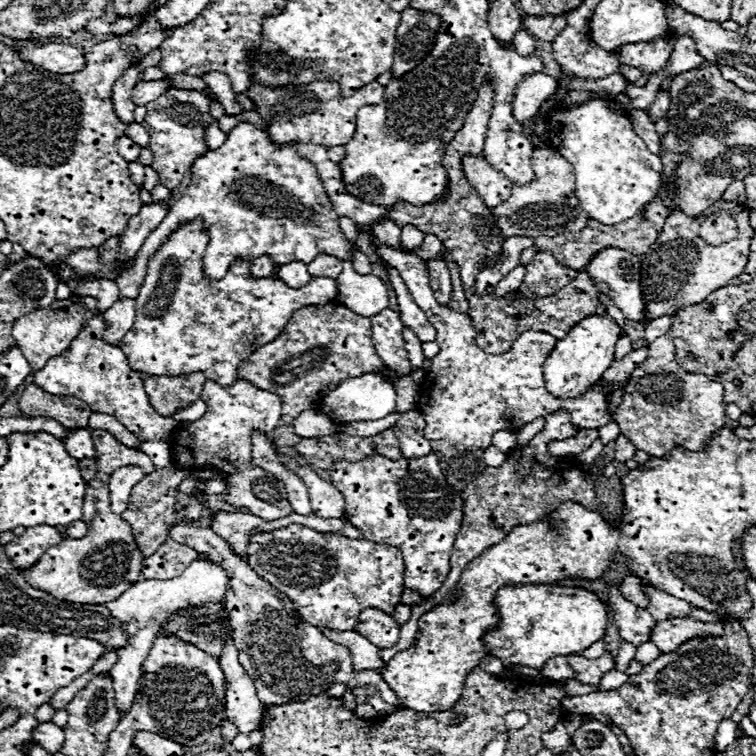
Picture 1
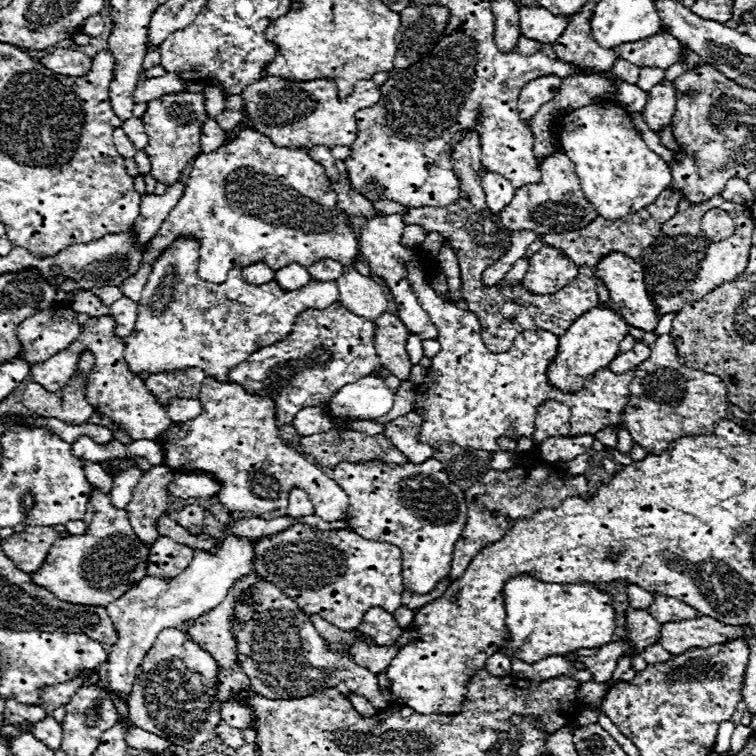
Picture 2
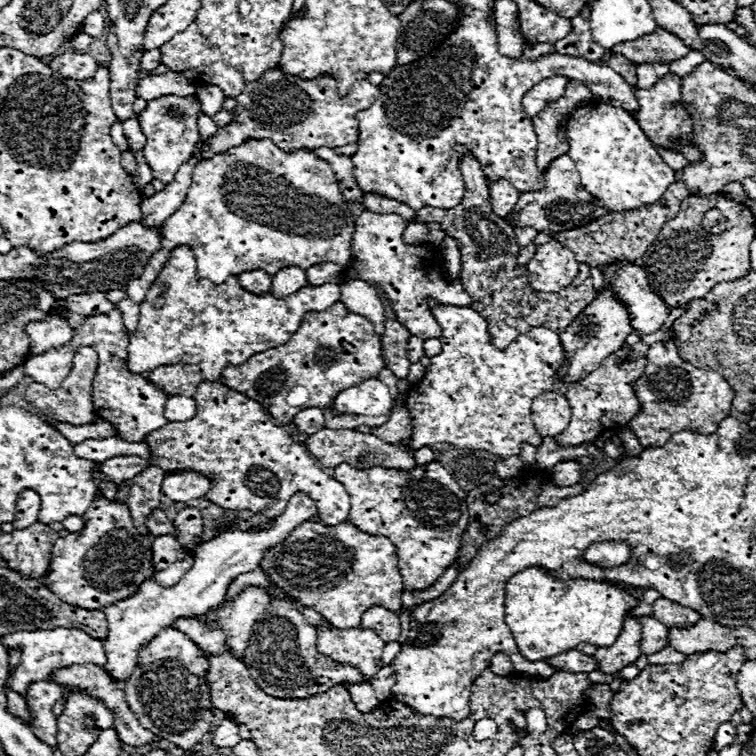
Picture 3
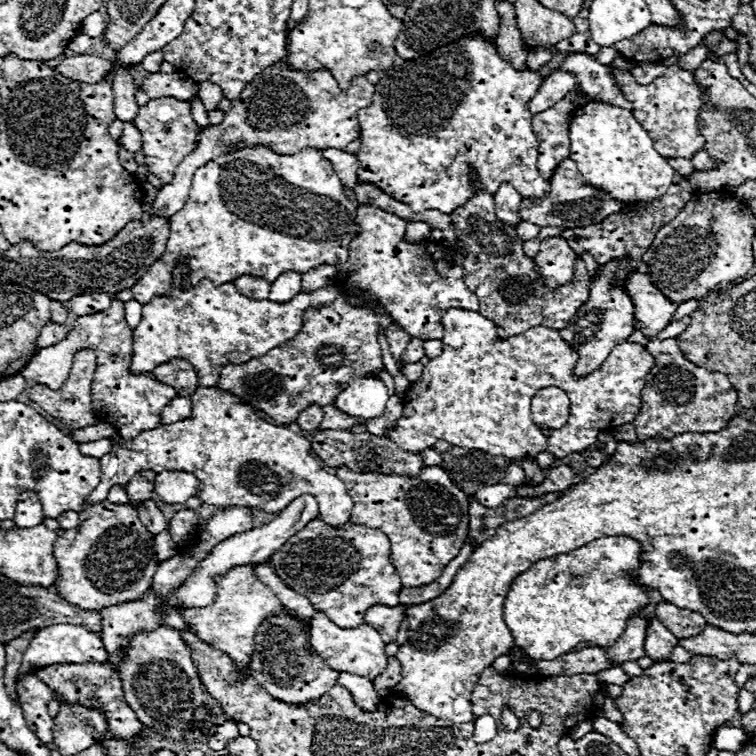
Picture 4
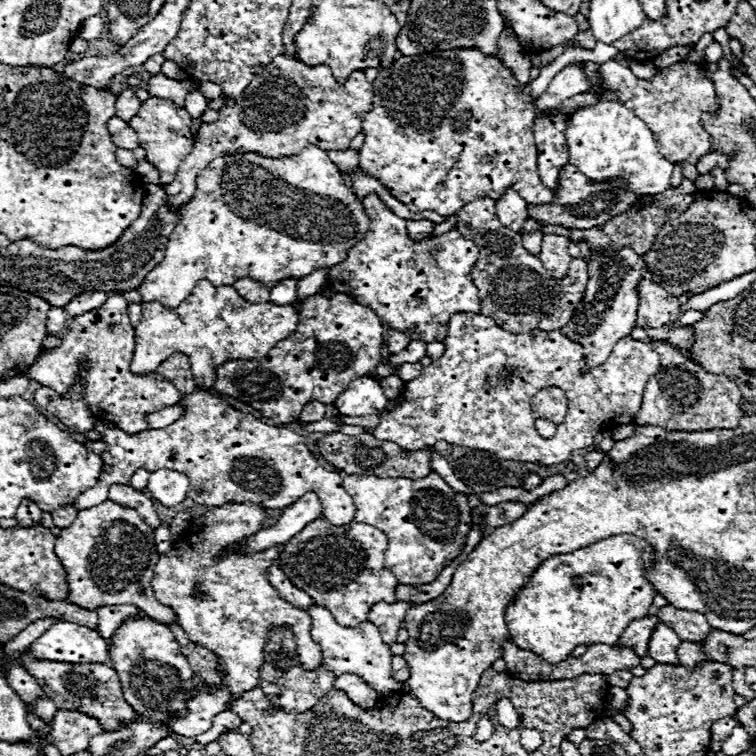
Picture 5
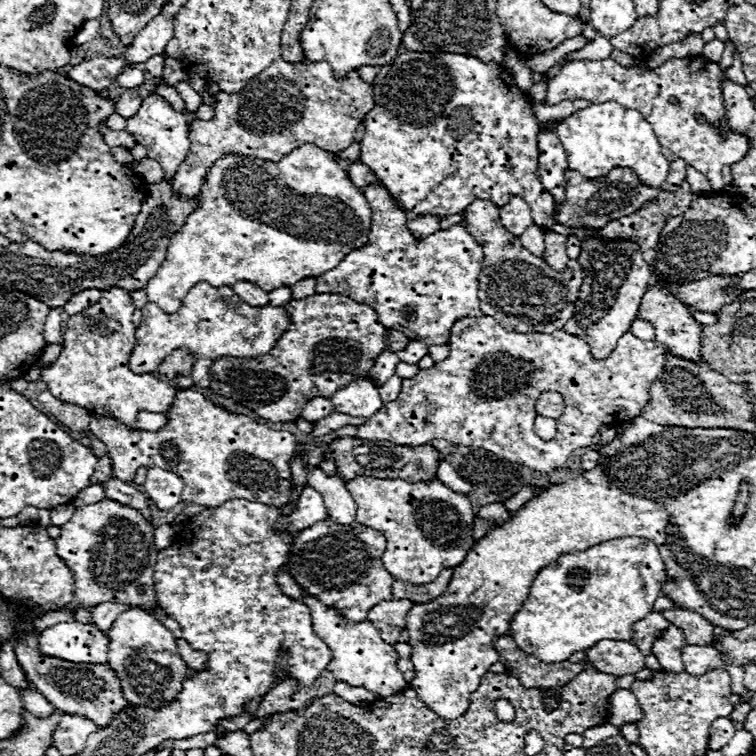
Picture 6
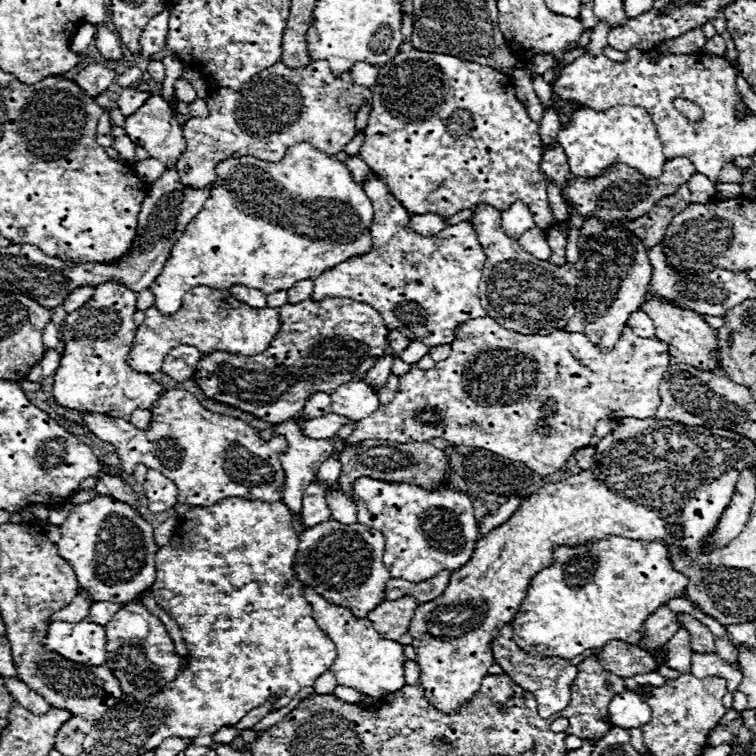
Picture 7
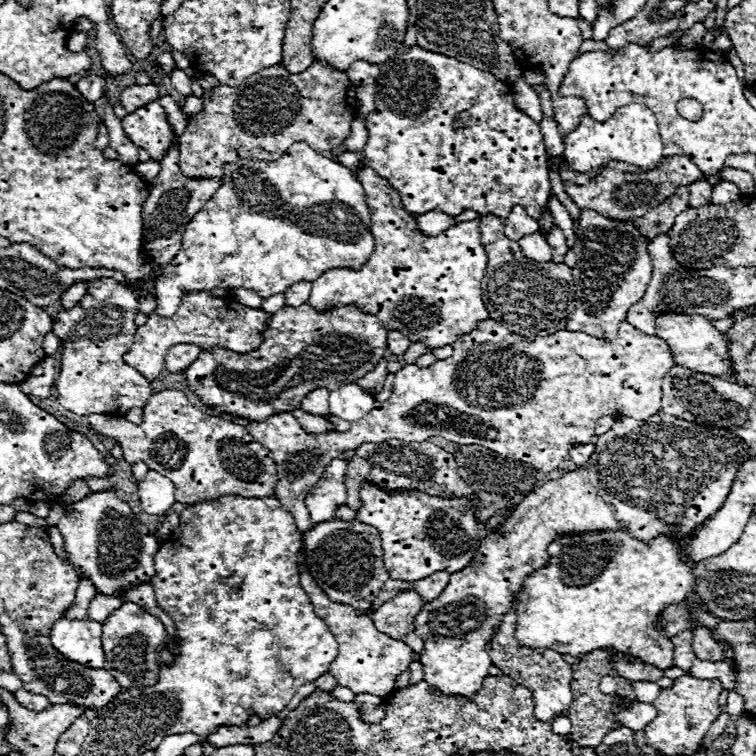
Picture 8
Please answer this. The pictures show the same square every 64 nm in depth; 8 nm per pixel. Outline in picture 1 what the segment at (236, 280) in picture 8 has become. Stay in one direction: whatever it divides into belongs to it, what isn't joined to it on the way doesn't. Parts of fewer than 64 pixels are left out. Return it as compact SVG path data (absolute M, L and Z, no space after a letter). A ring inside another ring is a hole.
M240 122L228 132L220 148L196 158L190 176L188 188L168 210L168 218L148 236L148 242L144 242L142 250L134 256L134 264L118 278L120 298L136 300L146 278L148 260L180 224L192 218L202 218L210 234L202 258L204 276L210 280L224 278L236 258L252 262L260 256L270 256L274 266L284 266L294 260L308 264L318 254L332 254L344 262L356 252L354 244L346 240L340 230L340 216L332 208L316 166L292 146L276 148L268 134L248 122Z

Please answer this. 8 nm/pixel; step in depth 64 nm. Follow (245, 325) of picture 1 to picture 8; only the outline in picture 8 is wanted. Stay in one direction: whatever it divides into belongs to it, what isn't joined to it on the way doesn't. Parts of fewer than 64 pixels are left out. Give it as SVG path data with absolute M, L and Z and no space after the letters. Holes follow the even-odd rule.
M206 290L190 292L188 296L182 298L182 304L172 318L150 314L148 322L144 326L138 326L134 334L134 344L124 354L124 362L136 368L146 380L152 382L160 376L160 368L164 368L164 356L170 346L180 342L194 342L204 350L220 346L234 352L250 352L254 350L254 346L260 346L262 332L268 318L270 314L240 306L240 302L232 298L210 298Z

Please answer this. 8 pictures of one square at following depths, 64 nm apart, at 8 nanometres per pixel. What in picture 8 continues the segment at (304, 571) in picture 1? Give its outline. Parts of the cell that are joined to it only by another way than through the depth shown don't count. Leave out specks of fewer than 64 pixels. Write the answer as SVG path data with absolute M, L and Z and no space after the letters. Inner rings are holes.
M332 520L320 522L320 526L316 524L308 534L304 534L306 558L316 578L316 584L334 602L350 604L360 614L368 614L376 594L390 578L388 570L384 568L384 554L380 542L380 534L372 526L362 524L358 520Z

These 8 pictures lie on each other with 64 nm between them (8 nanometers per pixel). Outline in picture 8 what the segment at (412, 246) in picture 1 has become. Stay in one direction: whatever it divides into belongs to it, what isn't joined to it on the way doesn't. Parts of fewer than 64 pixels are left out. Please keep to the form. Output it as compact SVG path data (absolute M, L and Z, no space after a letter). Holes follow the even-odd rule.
M432 210L428 214L416 216L416 224L420 226L420 230L424 230L424 234L440 234L440 232L448 230L450 226L454 226L456 220L454 220L454 216Z

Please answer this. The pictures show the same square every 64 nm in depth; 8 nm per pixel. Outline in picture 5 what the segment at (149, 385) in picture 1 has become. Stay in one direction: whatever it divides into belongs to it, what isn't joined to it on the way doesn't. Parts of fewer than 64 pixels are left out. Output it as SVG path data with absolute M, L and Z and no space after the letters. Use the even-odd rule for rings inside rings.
M176 352L172 354L170 358L166 358L156 374L162 374L168 382L172 382L182 394L188 394L192 390L196 390L196 382L192 378L192 372L190 372L190 358L182 352Z

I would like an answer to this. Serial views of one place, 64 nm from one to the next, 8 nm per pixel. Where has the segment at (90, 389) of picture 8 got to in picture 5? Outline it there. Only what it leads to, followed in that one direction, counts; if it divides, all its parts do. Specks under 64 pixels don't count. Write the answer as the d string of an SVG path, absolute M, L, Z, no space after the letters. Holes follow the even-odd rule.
M110 292L106 302L98 310L80 314L68 322L68 332L62 344L52 350L42 350L34 366L26 370L30 380L52 388L58 394L66 394L76 382L78 368L82 360L88 360L86 370L86 404L96 418L104 418L120 426L128 434L146 430L144 414L164 410L180 400L180 392L174 384L164 380L154 380L152 376L140 376L130 372L130 358L134 354L134 328L128 318L128 302L120 292Z

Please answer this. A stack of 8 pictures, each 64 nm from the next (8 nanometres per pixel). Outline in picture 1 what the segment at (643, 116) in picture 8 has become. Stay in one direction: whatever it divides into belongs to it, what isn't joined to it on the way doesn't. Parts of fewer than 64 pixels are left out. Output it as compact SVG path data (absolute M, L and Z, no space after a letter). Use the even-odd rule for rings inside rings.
M590 100L576 108L554 108L548 118L548 140L574 166L576 198L590 218L616 224L636 216L656 196L662 186L662 160L634 132L626 110L608 100Z

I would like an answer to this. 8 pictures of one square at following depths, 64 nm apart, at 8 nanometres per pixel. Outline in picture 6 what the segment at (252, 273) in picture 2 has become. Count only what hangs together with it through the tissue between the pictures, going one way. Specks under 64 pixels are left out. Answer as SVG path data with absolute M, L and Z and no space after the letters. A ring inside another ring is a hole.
M236 282L236 286L232 286L232 290L236 296L240 296L250 306L268 304L268 292L260 290L258 286L250 286L250 282Z

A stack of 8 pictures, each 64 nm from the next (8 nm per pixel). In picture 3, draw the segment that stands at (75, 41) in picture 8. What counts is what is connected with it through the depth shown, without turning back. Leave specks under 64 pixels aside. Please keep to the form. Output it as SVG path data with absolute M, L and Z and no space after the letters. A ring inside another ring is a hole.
M94 12L94 14L90 14L84 19L82 22L82 26L80 30L82 32L86 32L86 34L90 34L90 36L102 36L103 34L103 25L107 23L107 19L104 14L101 12Z

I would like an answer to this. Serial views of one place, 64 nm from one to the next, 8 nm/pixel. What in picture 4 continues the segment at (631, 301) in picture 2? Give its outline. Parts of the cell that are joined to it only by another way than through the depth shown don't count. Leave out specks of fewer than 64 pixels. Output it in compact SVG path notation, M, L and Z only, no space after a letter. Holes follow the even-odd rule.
M642 272L632 274L626 286L628 294L632 294L632 300L636 302L636 330L640 330L644 336L660 334L672 322L676 304L668 300Z

